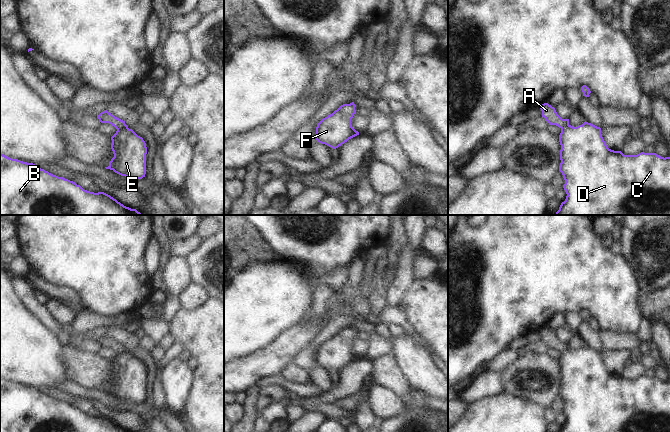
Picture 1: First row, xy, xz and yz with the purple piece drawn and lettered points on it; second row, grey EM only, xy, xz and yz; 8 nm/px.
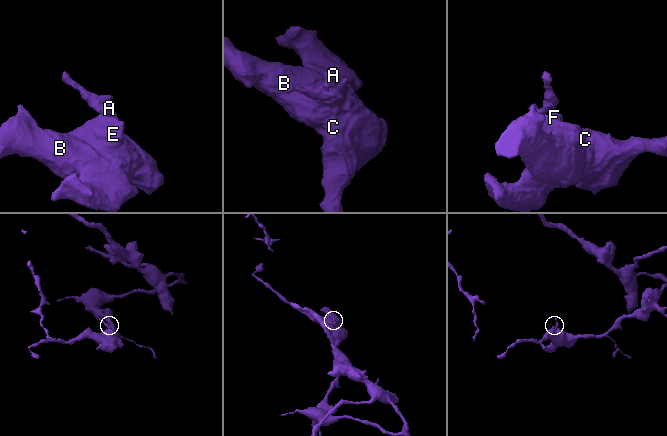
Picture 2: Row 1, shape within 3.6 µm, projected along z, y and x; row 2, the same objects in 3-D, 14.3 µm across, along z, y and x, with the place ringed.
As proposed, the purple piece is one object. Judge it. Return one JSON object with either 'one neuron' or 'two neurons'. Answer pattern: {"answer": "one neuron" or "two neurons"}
{"answer": "two neurons"}

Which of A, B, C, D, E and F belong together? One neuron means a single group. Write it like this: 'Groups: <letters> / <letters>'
Groups: A / B C D E F.

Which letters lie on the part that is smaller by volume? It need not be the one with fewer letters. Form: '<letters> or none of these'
A

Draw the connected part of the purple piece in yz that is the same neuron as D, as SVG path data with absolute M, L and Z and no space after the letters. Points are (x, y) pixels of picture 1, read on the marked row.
M586 121L577 127L568 124L562 128L559 142L559 171L565 180L563 188L567 196L556 215L670 215L670 157L644 152L624 155L611 150L602 137L601 128Z

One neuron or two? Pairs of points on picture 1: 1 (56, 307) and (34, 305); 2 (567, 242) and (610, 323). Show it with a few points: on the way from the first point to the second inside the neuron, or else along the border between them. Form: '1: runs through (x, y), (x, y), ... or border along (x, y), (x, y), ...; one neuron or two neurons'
1: border along (45, 305), (48, 313), (60, 325); two neurons
2: runs through (575, 262), (610, 297), (610, 303); one neuron

